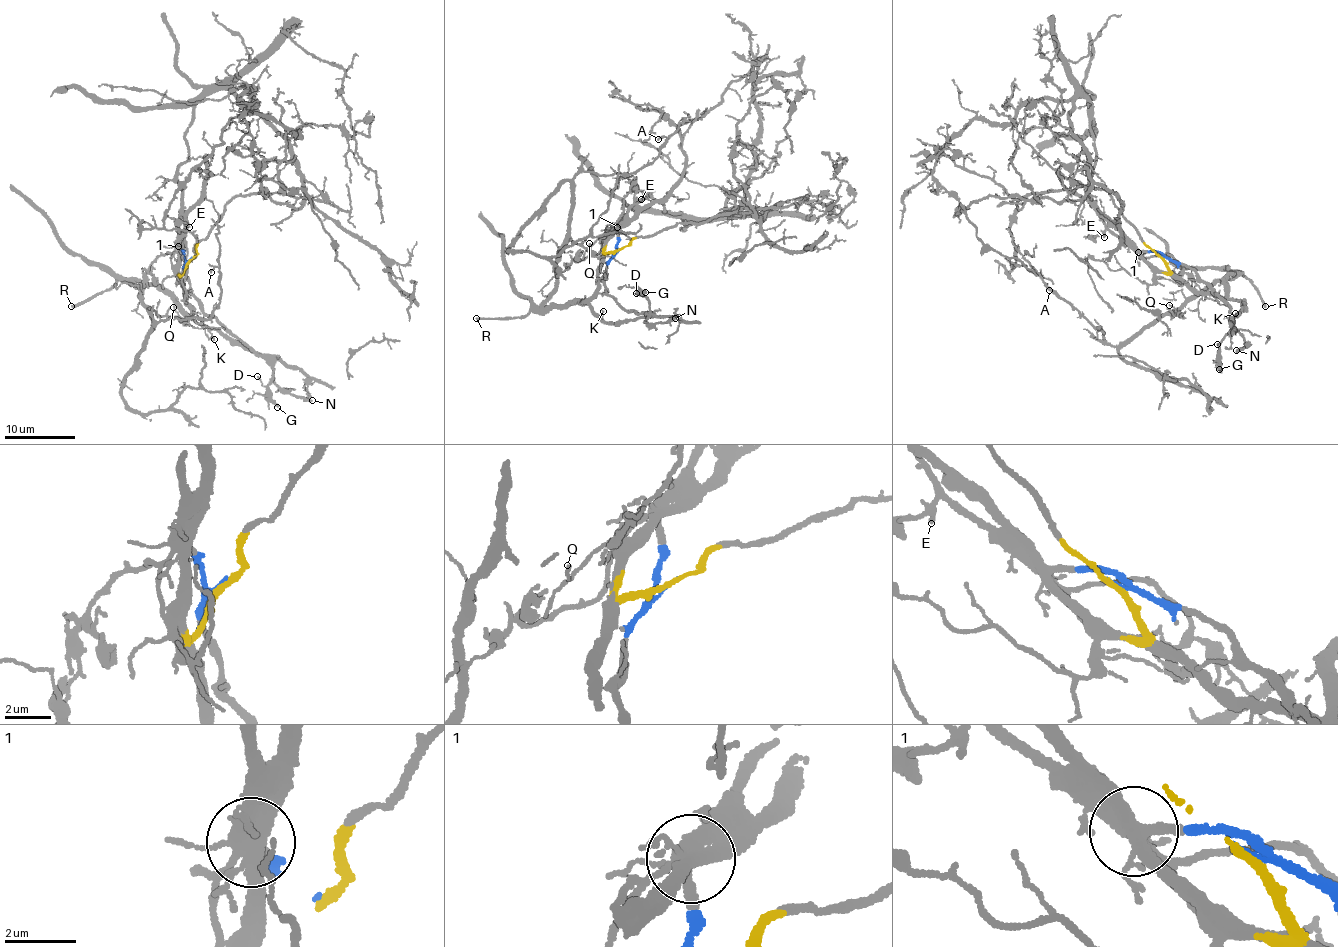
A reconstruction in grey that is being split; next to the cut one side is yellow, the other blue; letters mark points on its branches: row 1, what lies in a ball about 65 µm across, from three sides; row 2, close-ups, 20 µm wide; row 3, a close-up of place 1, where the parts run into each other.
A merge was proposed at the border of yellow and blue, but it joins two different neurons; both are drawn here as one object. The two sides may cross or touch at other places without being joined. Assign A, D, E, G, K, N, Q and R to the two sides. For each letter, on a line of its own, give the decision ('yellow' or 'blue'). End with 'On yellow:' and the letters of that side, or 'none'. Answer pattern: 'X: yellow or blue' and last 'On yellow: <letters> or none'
A: yellow
D: blue
E: blue
G: blue
K: yellow
N: blue
Q: yellow
R: yellow
On yellow: A, K, Q, R

